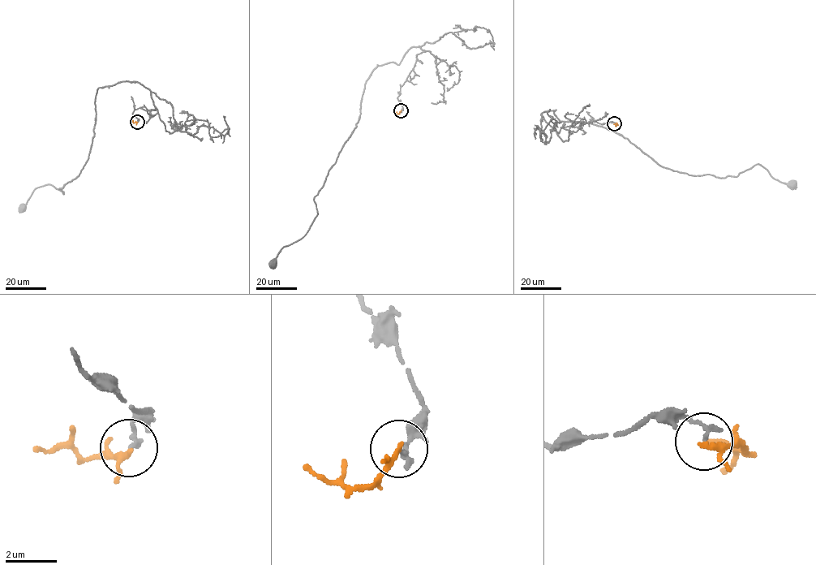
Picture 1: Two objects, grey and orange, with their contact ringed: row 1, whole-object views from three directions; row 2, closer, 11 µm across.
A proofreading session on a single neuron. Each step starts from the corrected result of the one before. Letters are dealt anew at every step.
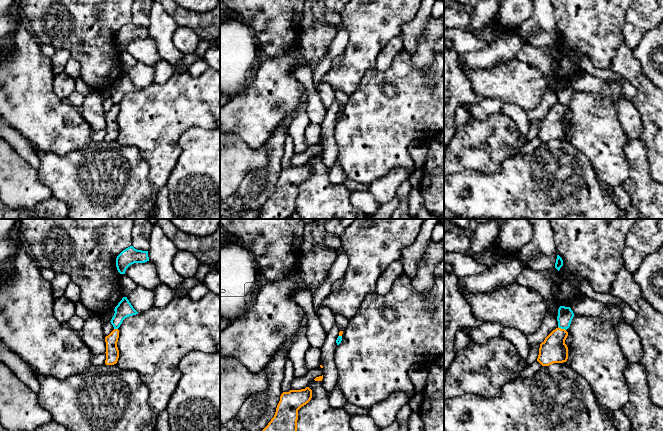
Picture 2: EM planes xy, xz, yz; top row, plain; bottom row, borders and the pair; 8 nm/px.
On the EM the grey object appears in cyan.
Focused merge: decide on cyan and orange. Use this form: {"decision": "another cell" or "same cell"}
{"decision": "another cell"}

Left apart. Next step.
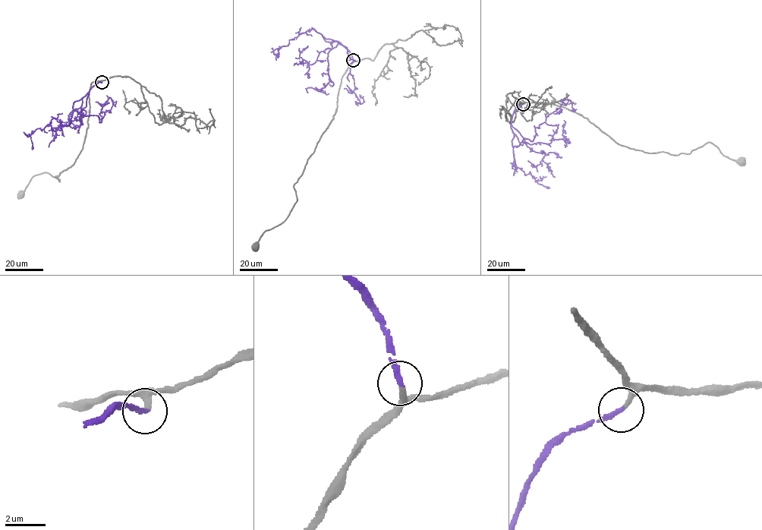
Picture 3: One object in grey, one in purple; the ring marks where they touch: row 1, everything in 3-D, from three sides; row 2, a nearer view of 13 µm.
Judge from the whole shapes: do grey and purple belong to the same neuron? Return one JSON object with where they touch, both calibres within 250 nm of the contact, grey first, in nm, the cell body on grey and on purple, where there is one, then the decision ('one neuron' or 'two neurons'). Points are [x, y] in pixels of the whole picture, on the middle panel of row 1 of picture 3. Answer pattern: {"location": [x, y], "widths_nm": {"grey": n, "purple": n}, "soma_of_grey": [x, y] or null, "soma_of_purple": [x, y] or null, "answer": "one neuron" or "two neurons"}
{"location": [353, 60], "widths_nm": {"grey": 240, "purple": 240}, "soma_of_grey": [255, 246], "soma_of_purple": null, "answer": "one neuron"}

